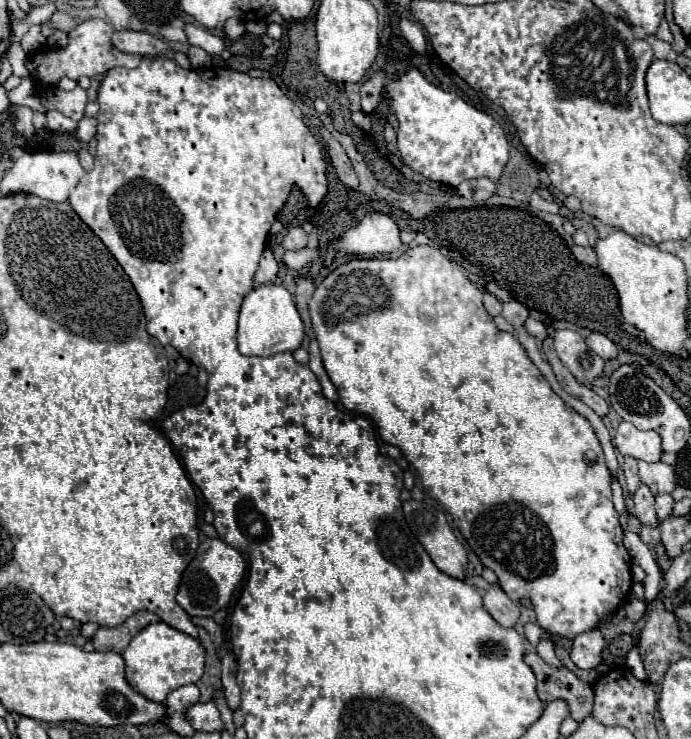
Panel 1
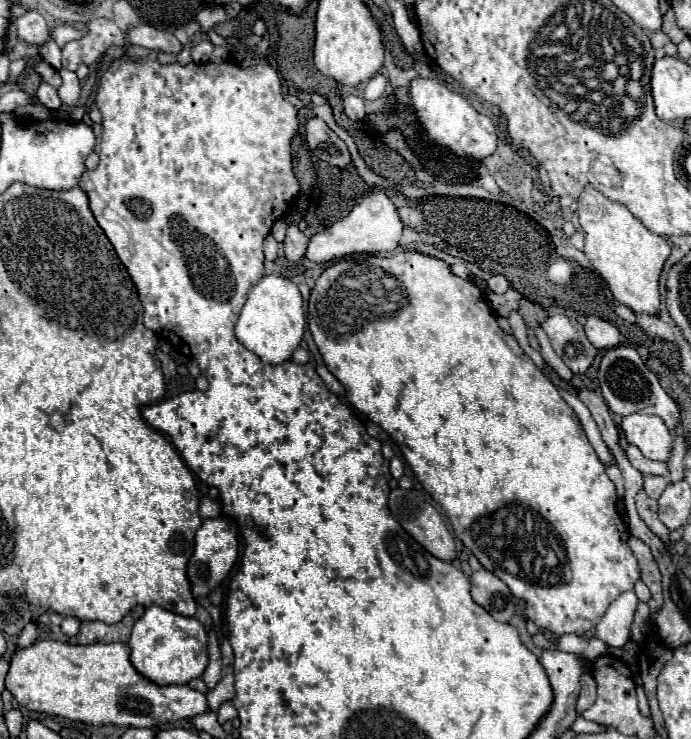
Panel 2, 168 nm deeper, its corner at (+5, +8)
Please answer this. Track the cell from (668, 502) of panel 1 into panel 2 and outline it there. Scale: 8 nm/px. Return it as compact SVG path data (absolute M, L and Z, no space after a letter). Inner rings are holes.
M644 477L644 489L652 499L658 499L664 491L664 487L668 485L666 477Z

